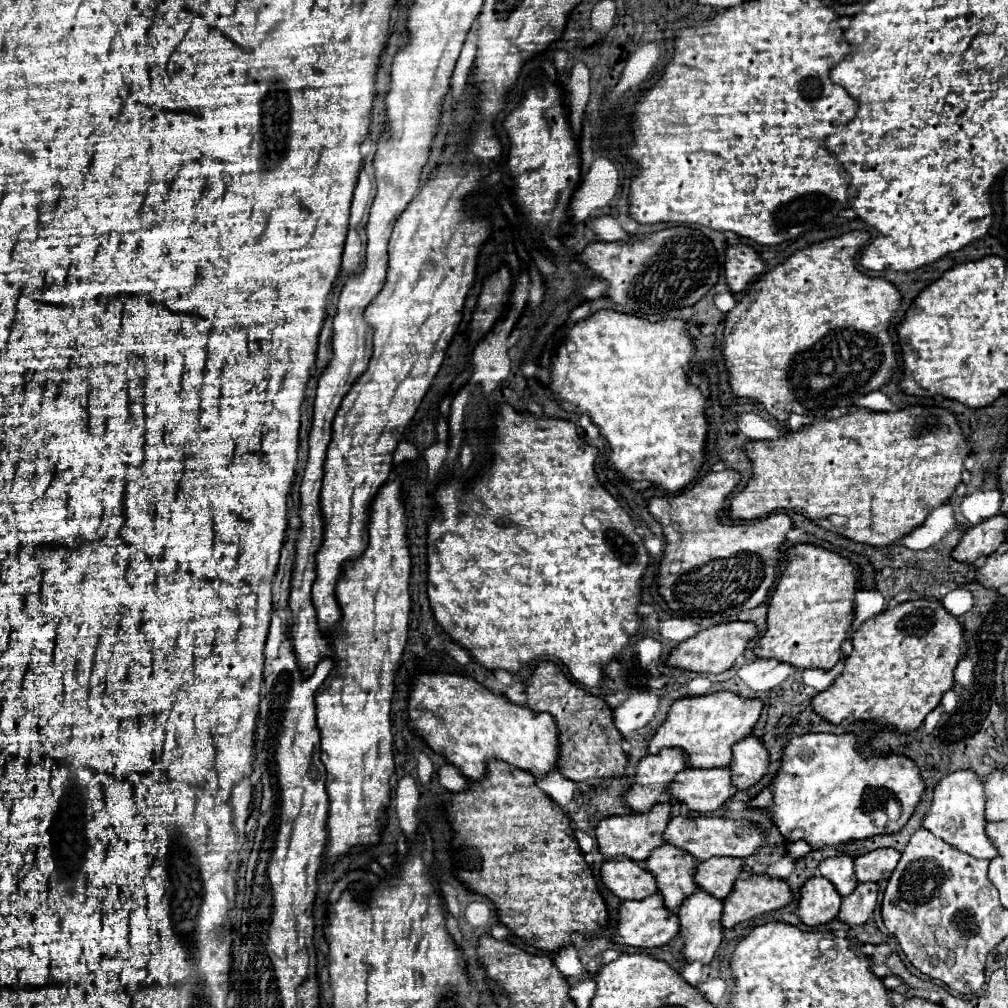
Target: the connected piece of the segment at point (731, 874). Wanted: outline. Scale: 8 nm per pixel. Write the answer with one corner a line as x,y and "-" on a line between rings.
713,858
699,862
695,882
715,898
727,898
745,866
743,858

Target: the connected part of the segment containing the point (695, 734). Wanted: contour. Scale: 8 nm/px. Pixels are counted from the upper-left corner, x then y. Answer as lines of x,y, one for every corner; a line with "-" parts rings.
713,692
705,696
689,696
673,702
667,720
649,742
649,752
657,754
661,748
681,748
689,756
693,768
721,768
733,760
733,744
751,734
763,712
761,698
743,698
735,692

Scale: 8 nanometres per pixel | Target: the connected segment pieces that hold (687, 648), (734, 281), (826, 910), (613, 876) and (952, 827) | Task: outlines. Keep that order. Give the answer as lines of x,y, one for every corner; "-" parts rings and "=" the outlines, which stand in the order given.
723,622
723,624
717,624
717,626
705,628
699,634
695,634
693,638
677,644
675,650
669,654
667,664
683,668
683,670
691,670
691,672
721,674
721,672
729,670
739,656
743,656
747,644
755,636
759,636
759,630
753,622
=
749,244
729,246
725,256
725,276
731,292
743,292
749,282
765,272
763,260
=
813,876
801,888
799,918
809,926
821,926
837,918
843,896
821,876
=
611,858
603,864
601,868
601,876
605,886
617,894
621,900
645,900
645,896
653,896
657,894
657,880
653,880
653,874
643,868
641,864
637,864
635,860
629,858
=
957,770
935,786
933,804
925,814
923,828
931,830
937,838
961,852
967,852
975,858
993,860
997,856
997,848
989,844
989,836
985,836
985,824
985,784
973,770

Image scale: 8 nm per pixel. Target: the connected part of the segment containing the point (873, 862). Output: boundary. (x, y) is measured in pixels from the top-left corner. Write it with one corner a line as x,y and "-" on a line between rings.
877,848
855,858
855,872
859,882
881,882
887,880
897,866
901,852
893,848

